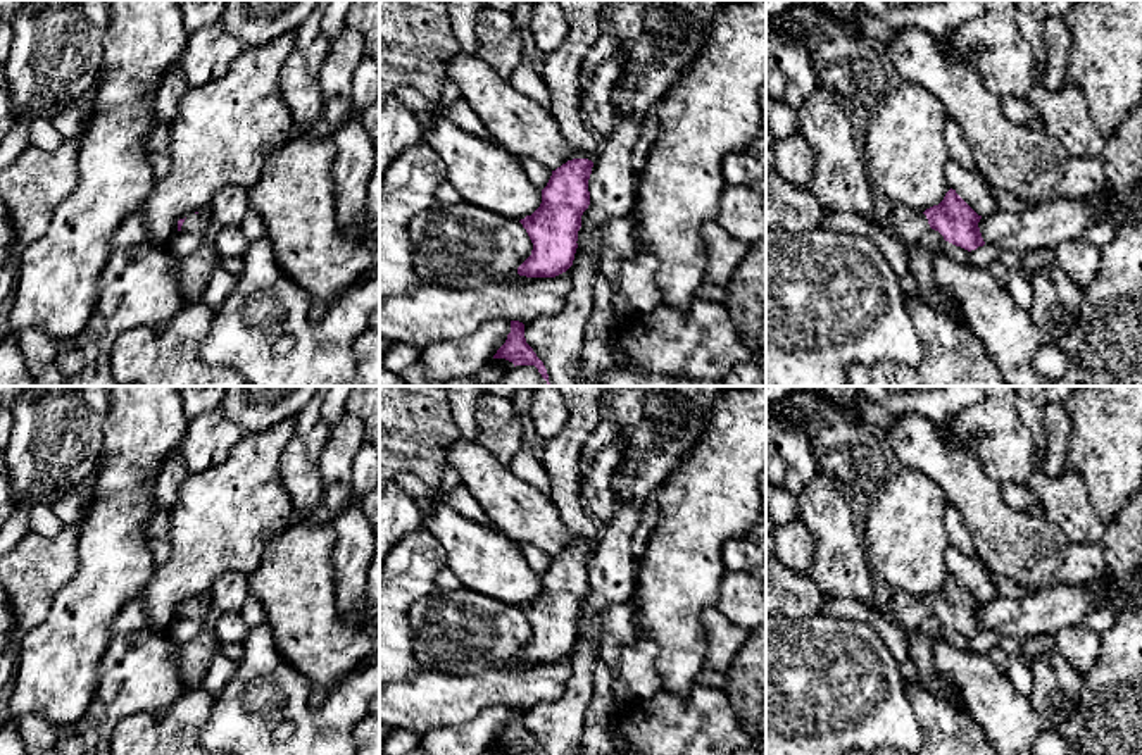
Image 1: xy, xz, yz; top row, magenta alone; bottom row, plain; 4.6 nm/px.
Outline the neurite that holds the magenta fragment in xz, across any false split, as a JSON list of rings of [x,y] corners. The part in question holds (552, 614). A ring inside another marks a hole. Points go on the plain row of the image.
[[[604,386],[557,388],[568,421],[555,436],[540,443],[538,455],[550,477],[550,496],[578,543],[552,557],[540,593],[519,607],[533,629],[531,641],[518,653],[518,660],[526,664],[555,664],[573,652],[581,602],[590,591],[588,565],[602,534],[581,505],[580,453],[600,422]]]

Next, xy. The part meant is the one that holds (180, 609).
[[[207,596],[195,598],[178,607],[178,617],[200,621],[200,619],[207,619],[212,615],[214,615],[214,607]]]

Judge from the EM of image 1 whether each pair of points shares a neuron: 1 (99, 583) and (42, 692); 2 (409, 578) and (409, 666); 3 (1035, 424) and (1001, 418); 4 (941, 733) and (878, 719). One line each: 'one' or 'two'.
1: one
2: one
3: two
4: two

